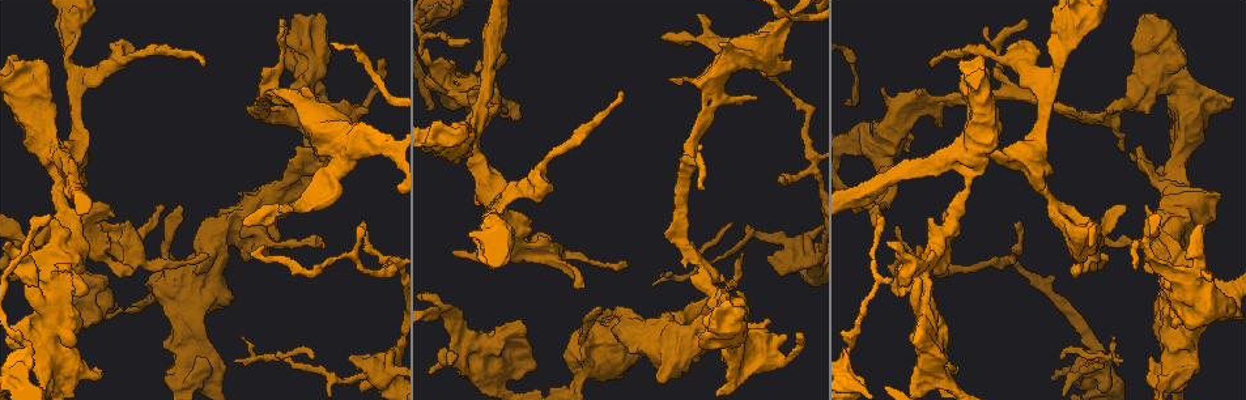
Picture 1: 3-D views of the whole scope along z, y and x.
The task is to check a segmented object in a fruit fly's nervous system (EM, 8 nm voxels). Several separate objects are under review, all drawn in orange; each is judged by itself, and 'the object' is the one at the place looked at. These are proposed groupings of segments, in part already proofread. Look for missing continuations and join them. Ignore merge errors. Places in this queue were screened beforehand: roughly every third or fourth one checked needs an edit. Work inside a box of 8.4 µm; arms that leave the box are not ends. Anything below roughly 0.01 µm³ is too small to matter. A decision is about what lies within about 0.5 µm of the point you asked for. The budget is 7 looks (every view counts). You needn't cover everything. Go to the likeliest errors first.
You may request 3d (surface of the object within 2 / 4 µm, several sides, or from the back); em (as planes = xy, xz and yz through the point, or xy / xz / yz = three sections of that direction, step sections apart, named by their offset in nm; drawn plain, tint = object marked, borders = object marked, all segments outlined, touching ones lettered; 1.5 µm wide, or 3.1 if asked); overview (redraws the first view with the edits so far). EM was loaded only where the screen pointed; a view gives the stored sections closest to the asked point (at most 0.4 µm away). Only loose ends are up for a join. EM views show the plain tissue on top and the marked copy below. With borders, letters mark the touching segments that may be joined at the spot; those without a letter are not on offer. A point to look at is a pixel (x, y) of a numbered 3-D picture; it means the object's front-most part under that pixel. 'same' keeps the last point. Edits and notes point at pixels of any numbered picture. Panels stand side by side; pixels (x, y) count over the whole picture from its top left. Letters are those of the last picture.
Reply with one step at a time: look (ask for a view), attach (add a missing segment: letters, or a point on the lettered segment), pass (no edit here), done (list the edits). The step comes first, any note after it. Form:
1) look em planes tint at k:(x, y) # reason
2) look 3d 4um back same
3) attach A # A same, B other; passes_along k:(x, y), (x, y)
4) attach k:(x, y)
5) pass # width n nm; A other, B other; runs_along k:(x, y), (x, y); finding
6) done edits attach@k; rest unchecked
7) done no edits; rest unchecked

look em planes borders at 1:(726, 356) # an open end

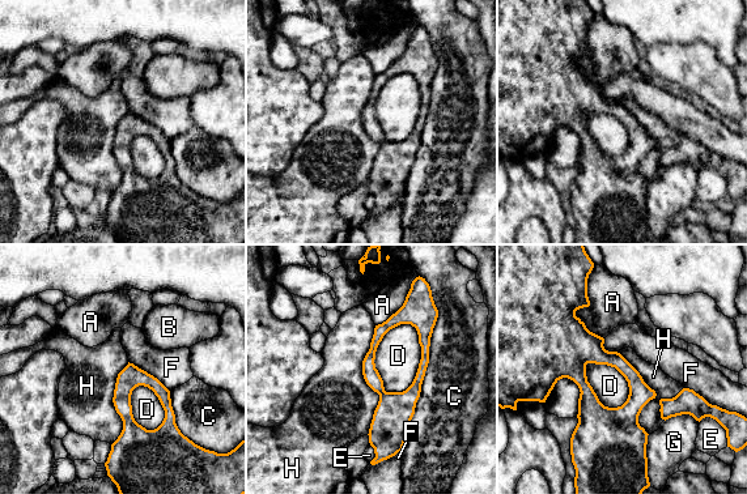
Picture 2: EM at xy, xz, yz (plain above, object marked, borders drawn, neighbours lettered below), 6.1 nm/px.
pass # A other, B other, C other, D other, E other, F other, G other, H other; runs_along 2:(404, 309), (424, 329), (424, 362), (374, 441); none of them fits

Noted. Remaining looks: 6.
look em xy step 4 tint at 1:(535, 237) # branch stops here

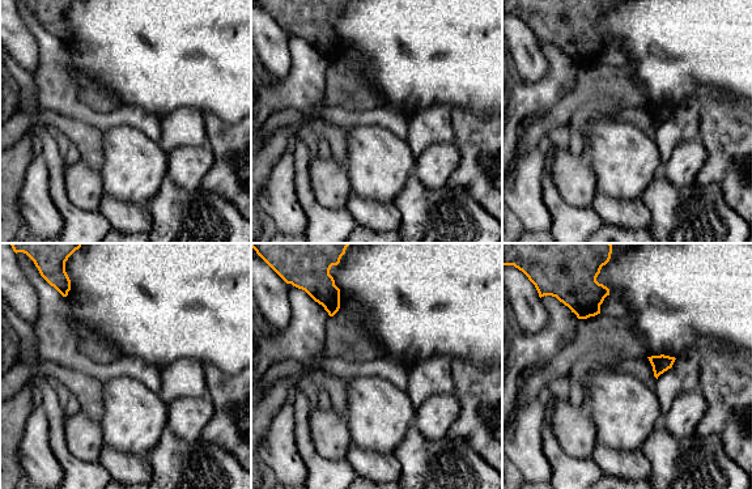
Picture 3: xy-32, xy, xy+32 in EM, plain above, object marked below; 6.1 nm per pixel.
look em planes borders same # cut it another way

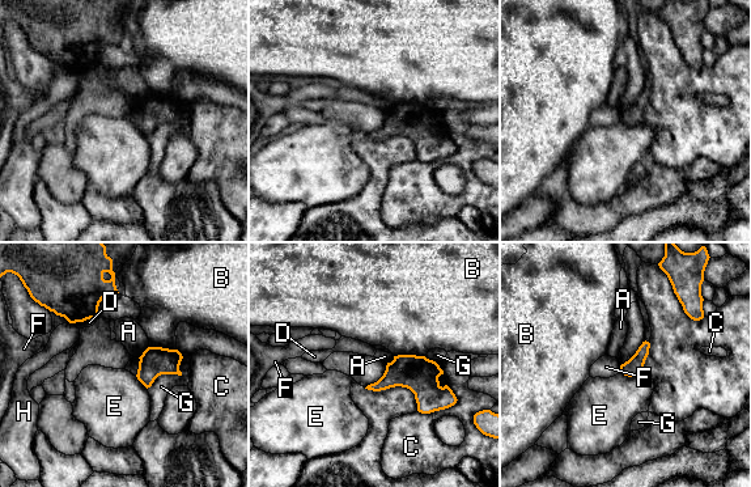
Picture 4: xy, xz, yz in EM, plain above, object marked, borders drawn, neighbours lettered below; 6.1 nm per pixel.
pass # A other, B other, C other, D other, E other, F other, G other, H other; no lettered segment goes on from it

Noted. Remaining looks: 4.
look em planes borders at 1:(1061, 356) # thin end

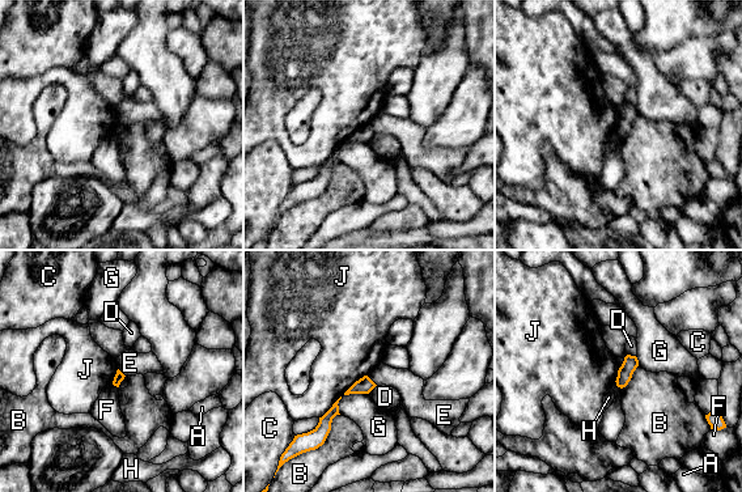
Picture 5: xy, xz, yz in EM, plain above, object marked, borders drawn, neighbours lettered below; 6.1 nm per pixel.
pass # A other, B other, C other, D other, E other, F other, G other, H other, J other; runs_along 5:(365, 380), (335, 403), (321, 436); none of them fits

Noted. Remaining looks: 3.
done no edits; rest unchecked

